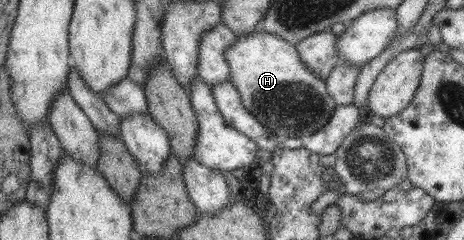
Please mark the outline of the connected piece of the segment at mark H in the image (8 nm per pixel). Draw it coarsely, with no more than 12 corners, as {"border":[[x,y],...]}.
{"border":[[260,28],[224,50],[244,109],[306,140],[337,104],[295,44]]}

